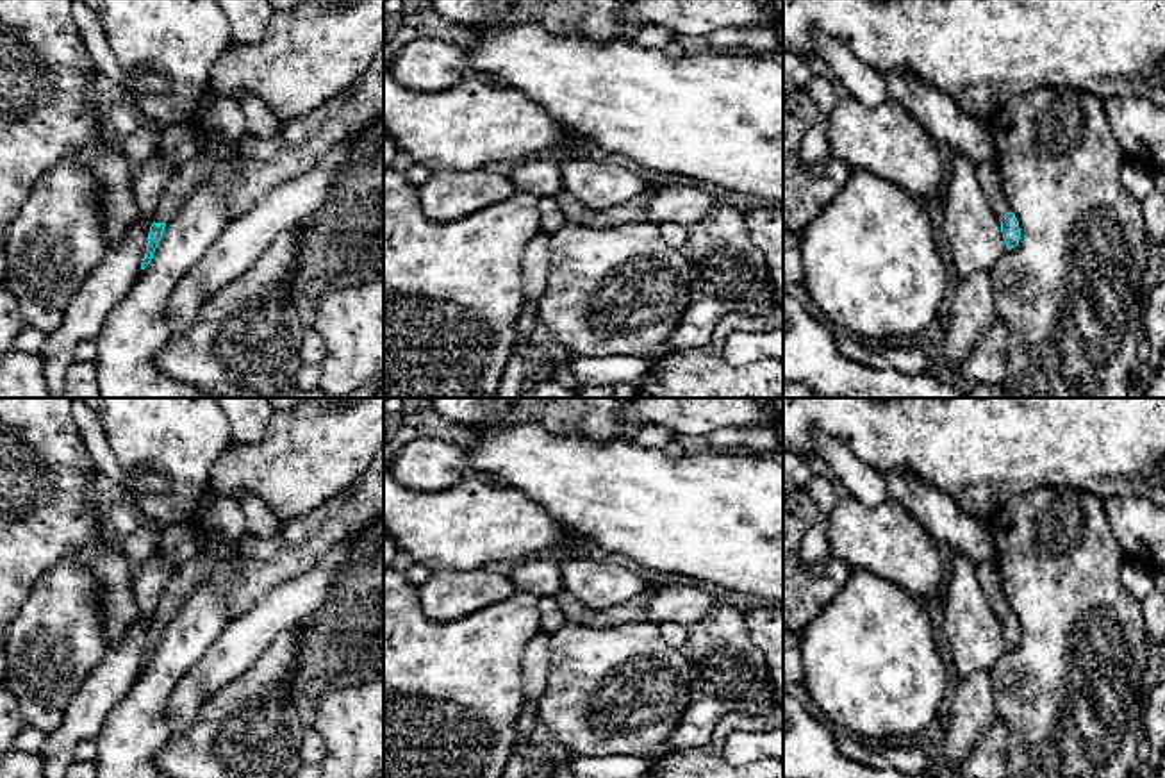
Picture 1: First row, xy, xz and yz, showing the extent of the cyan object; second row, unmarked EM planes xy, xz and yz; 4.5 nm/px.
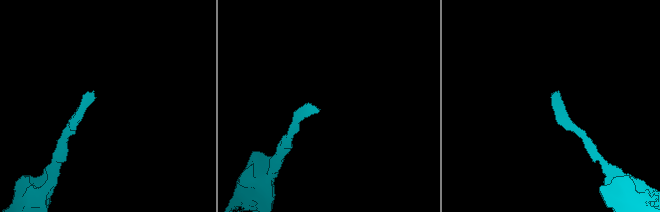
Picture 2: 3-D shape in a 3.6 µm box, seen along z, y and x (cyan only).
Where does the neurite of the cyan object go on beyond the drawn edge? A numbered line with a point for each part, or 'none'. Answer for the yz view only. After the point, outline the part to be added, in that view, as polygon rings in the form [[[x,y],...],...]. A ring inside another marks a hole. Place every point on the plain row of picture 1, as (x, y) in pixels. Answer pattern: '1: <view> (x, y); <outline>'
1: yz (987, 571); [[[996,557],[981,562],[976,575],[994,614],[1001,619],[1006,612],[1012,612],[1012,607],[1001,591],[999,566]]]

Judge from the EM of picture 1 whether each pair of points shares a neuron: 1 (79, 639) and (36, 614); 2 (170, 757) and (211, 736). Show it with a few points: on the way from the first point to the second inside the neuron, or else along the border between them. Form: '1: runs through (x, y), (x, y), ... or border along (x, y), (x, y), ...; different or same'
1: runs through (68, 632), (56, 632), (47, 623); same
2: runs through (181, 757), (190, 757), (200, 746); same

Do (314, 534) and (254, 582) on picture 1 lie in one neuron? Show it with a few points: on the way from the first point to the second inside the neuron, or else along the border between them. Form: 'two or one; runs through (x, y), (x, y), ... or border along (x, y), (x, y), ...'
one; runs through (300, 543), (268, 568)

